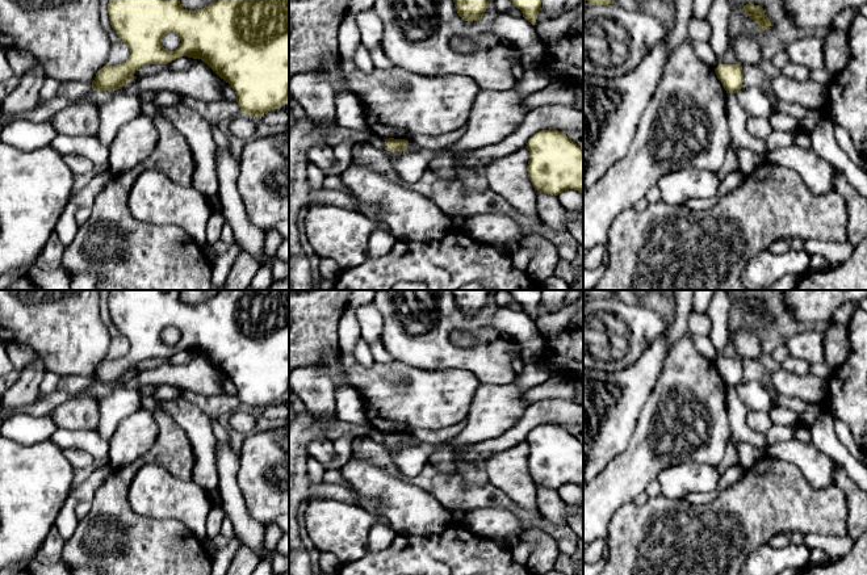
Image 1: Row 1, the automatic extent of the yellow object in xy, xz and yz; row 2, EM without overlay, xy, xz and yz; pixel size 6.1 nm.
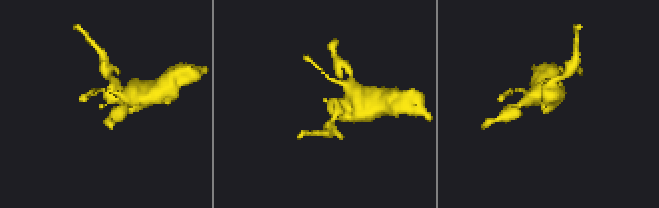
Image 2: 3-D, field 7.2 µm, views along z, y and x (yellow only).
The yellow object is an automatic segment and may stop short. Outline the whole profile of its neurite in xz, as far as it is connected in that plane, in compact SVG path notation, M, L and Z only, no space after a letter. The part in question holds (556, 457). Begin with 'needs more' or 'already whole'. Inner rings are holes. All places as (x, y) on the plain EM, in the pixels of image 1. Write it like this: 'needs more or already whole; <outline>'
already whole; M558 424L536 427L527 437L528 471L535 482L552 490L566 483L583 488L583 444Z

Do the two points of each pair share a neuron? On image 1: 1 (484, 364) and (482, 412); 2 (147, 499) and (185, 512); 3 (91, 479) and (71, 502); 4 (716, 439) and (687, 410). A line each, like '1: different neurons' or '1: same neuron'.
1: different neurons
2: same neuron
3: same neuron
4: same neuron

